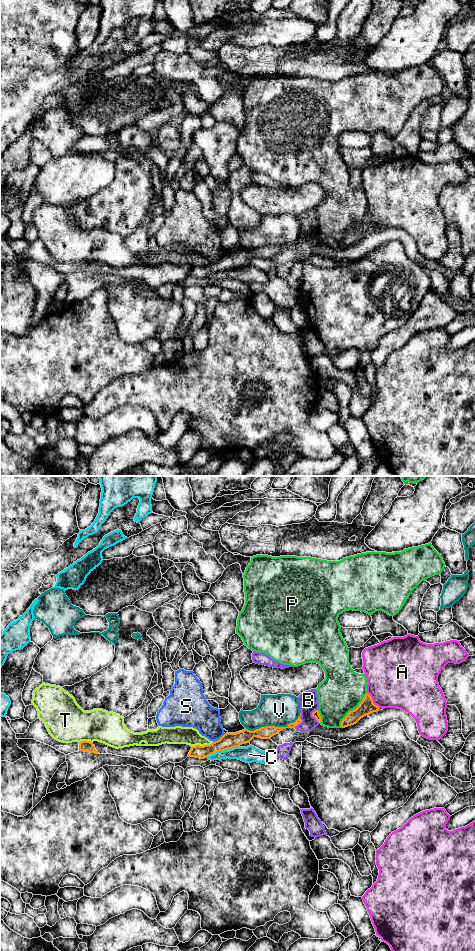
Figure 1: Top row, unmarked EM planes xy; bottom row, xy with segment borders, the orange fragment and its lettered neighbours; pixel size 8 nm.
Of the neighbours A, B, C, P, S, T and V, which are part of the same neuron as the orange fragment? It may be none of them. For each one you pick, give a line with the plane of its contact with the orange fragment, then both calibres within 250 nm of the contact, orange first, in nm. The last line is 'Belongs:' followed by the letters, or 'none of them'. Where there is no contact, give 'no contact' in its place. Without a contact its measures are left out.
Belongs: none of them

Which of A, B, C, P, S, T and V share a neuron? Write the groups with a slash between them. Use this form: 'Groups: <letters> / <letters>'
Groups: A / B / C / P / S / T / V

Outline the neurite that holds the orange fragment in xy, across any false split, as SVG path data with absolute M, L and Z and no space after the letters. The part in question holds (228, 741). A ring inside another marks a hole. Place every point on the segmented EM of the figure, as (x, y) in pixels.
M299 716L295 722L288 724L286 727L266 726L256 729L254 731L244 729L236 733L226 733L219 740L213 742L210 745L193 746L188 756L204 759L216 752L229 750L234 747L239 747L242 744L250 743L250 741L254 737L258 737L261 739L270 739L272 736L278 734L283 729L295 728L301 722L302 720Z

